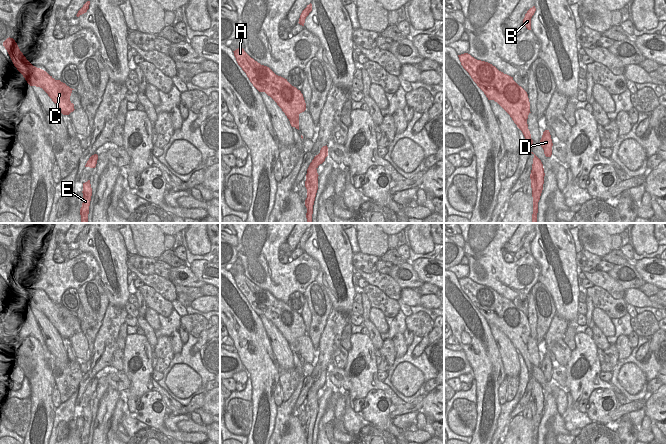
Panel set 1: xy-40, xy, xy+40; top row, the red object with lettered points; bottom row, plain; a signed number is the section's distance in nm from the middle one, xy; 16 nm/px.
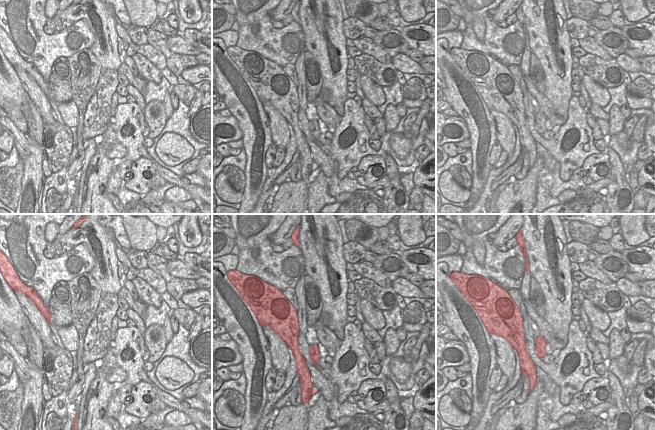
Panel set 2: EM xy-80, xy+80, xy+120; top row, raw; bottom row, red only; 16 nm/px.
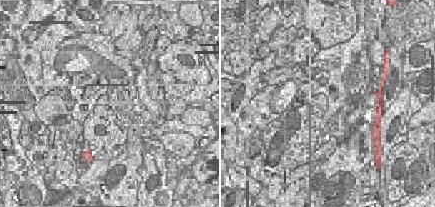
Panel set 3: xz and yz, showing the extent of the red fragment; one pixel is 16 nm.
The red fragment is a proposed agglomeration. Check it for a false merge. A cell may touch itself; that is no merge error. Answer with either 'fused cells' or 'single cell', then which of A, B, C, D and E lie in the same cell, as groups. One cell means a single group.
fused cells | A C E / B D

